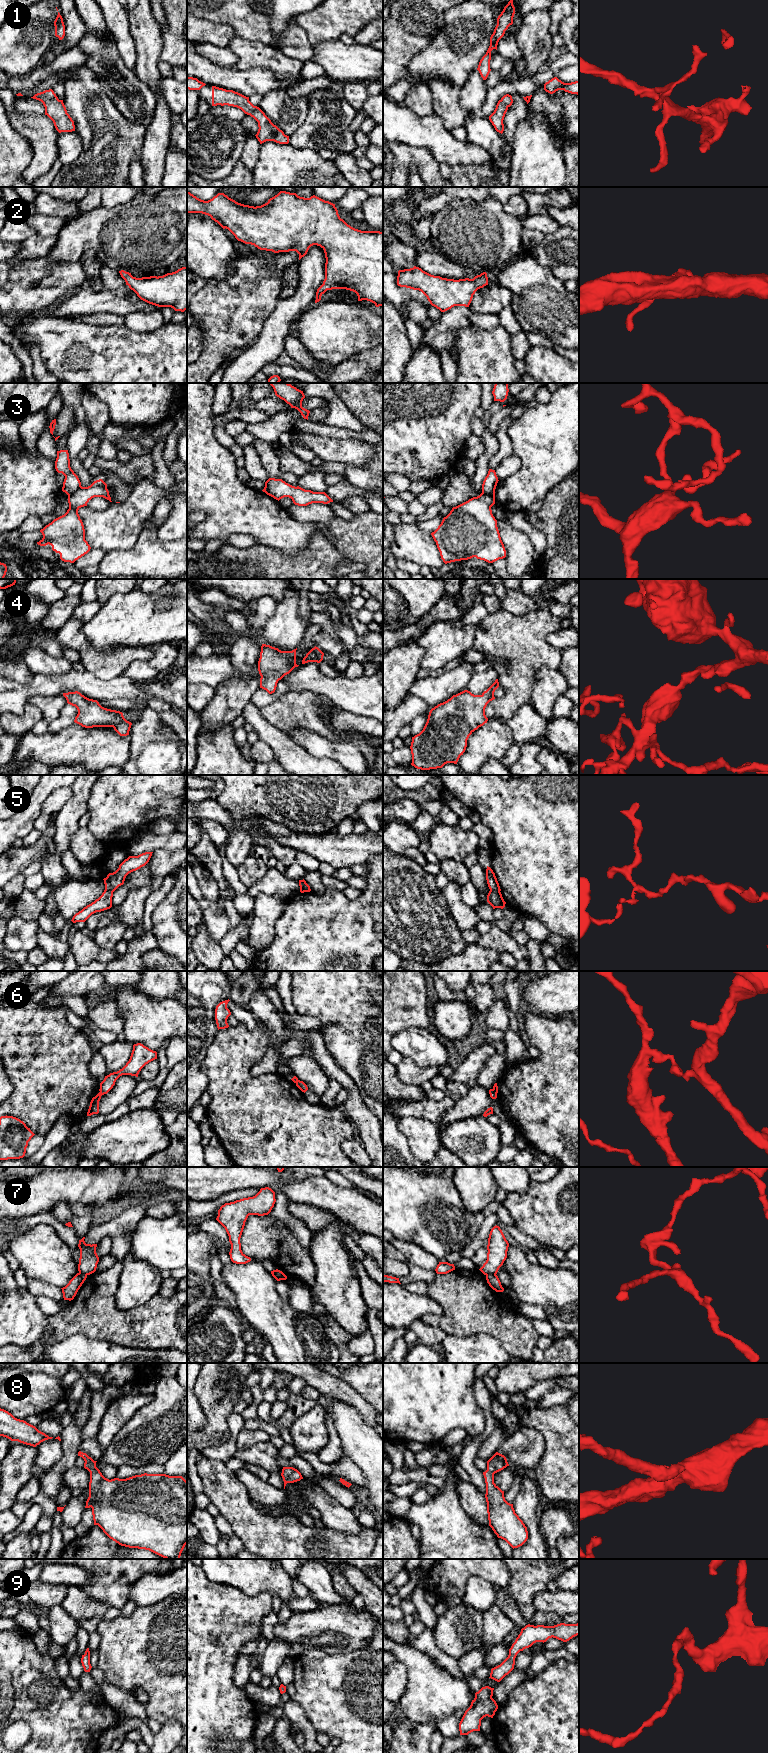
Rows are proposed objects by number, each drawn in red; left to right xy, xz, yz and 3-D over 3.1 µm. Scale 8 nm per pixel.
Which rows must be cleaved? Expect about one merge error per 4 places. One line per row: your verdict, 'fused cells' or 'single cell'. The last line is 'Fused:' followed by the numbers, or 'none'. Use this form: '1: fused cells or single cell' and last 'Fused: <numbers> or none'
1: single cell
2: single cell
3: fused cells
4: single cell
5: fused cells
6: fused cells
7: fused cells
8: single cell
9: single cell
Fused: 3, 5, 6, 7

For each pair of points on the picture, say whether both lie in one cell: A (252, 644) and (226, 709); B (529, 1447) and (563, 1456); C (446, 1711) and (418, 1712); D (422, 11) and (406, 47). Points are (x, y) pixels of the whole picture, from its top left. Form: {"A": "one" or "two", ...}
{"A": "one", "B": "two", "C": "one", "D": "one"}

